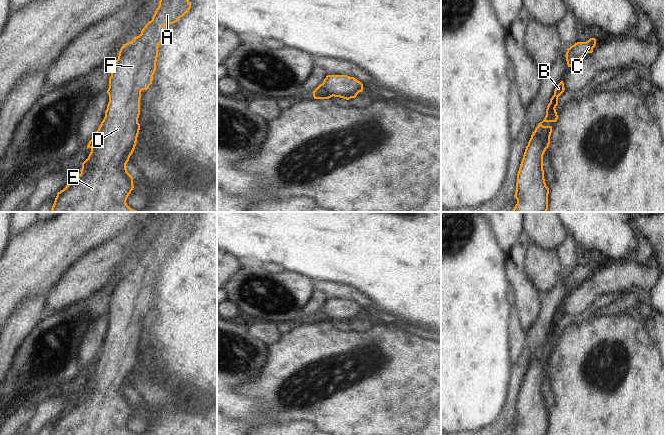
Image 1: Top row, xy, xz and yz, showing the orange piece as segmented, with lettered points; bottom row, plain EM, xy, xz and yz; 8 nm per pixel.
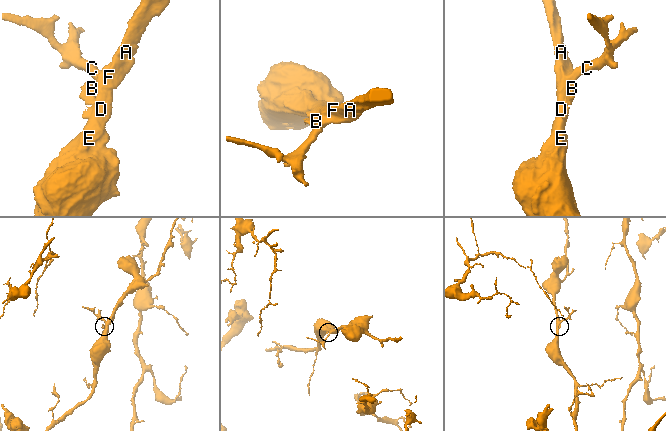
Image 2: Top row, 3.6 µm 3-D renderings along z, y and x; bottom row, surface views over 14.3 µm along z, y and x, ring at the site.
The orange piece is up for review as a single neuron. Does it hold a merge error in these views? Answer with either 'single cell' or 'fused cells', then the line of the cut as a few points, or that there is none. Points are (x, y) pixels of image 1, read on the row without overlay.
fused cells; cut yz (538, 349), (543, 369), (546, 372)

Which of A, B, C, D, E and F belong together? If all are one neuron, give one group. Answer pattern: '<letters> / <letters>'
A C D E F / B

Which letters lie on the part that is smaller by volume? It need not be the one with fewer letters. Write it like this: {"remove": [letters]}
{"remove": ["B"]}

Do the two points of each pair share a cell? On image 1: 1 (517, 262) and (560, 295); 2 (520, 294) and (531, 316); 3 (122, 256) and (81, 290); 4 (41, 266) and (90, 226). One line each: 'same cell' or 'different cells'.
1: different cells
2: same cell
3: same cell
4: same cell

